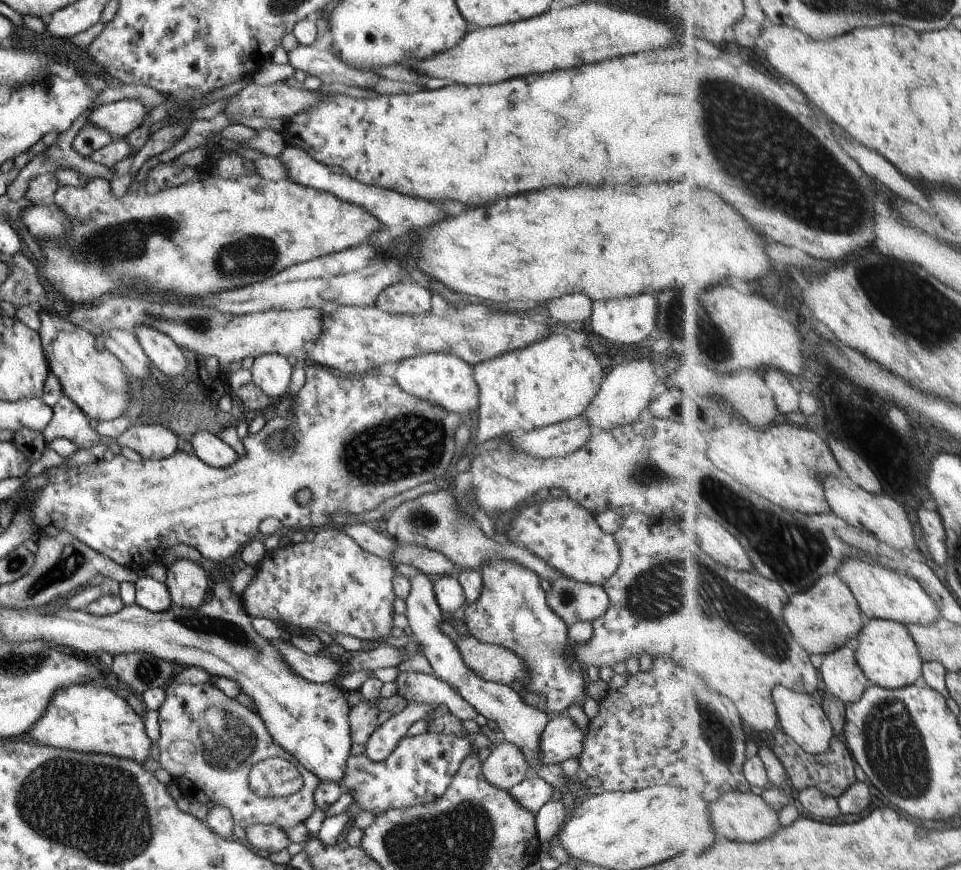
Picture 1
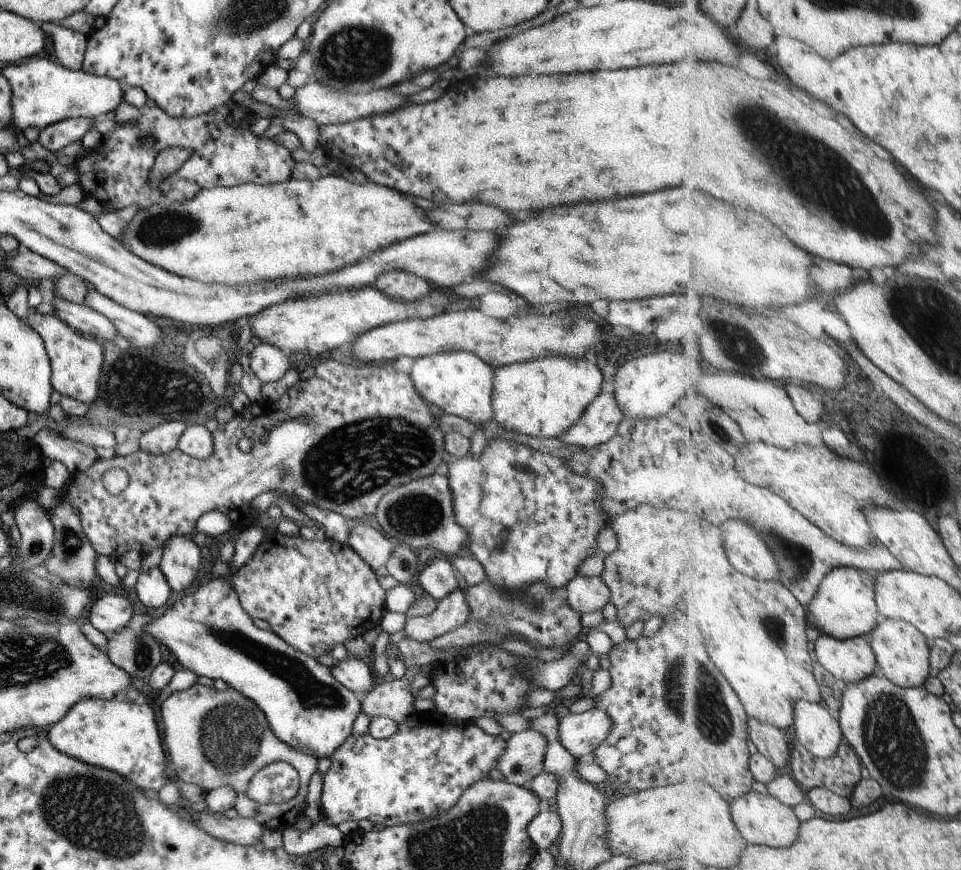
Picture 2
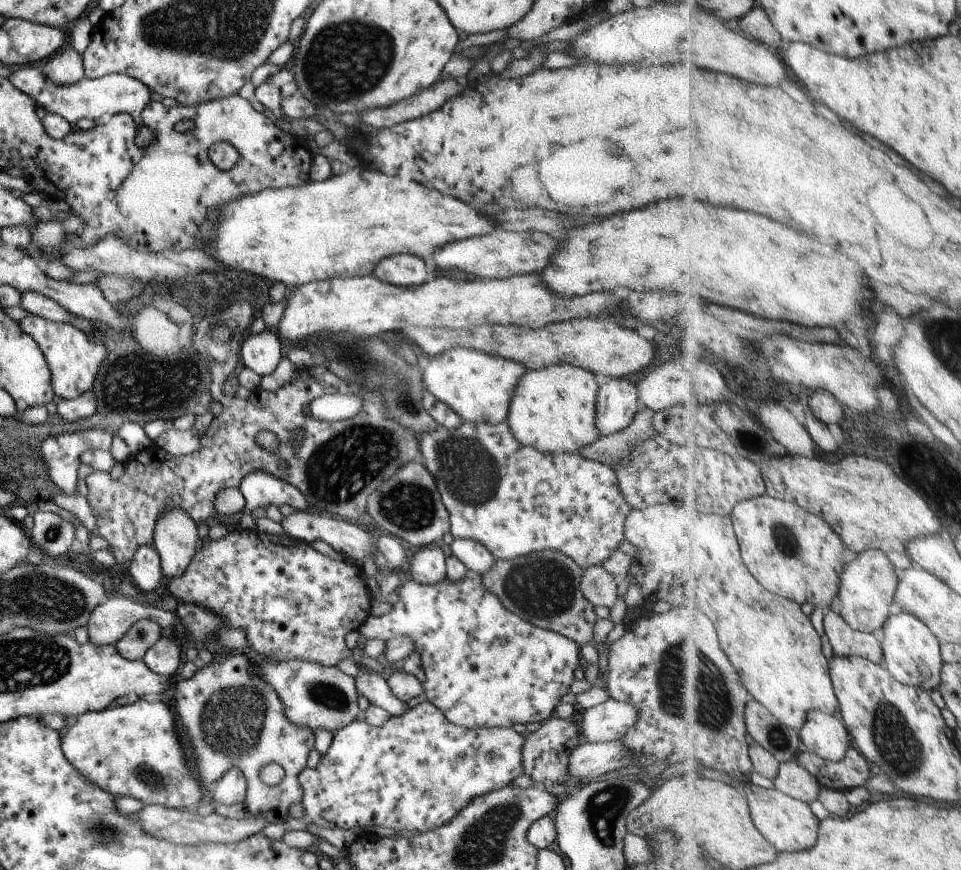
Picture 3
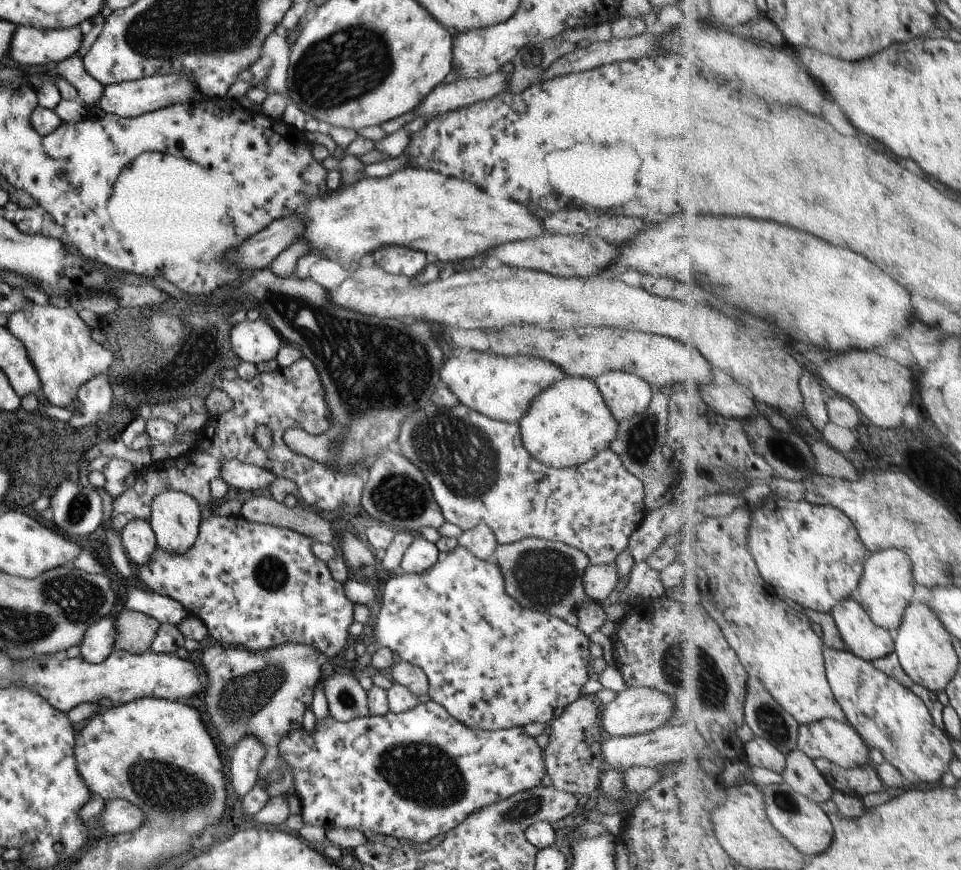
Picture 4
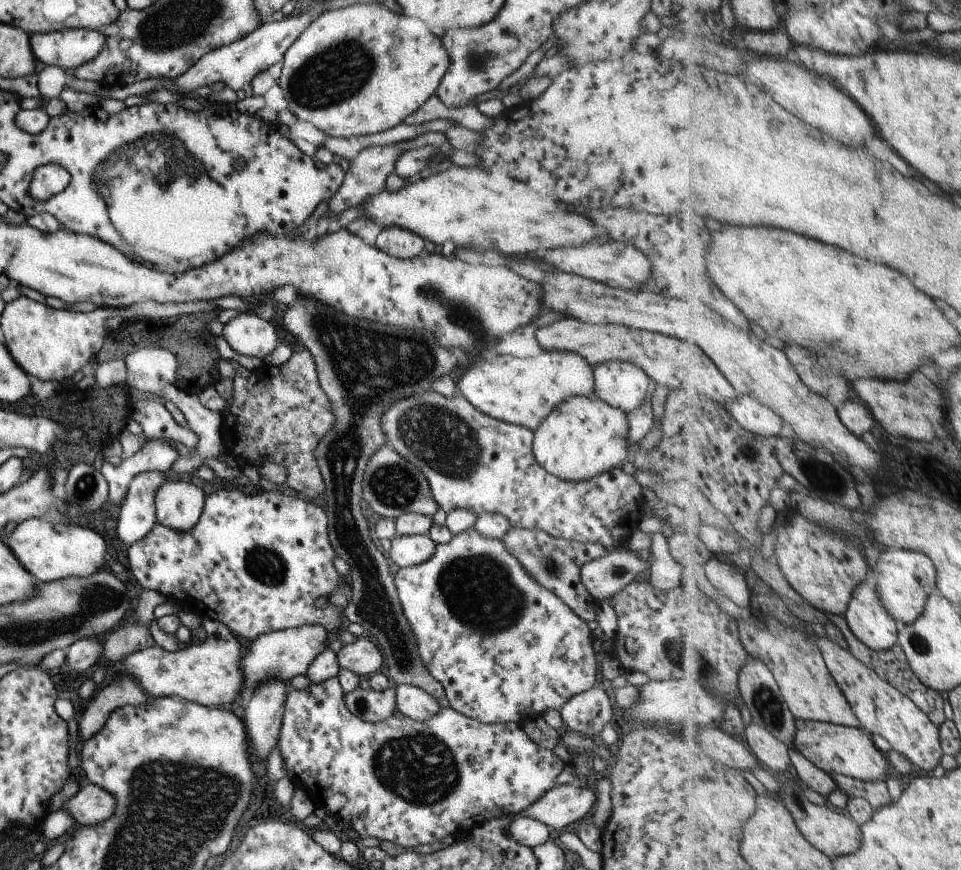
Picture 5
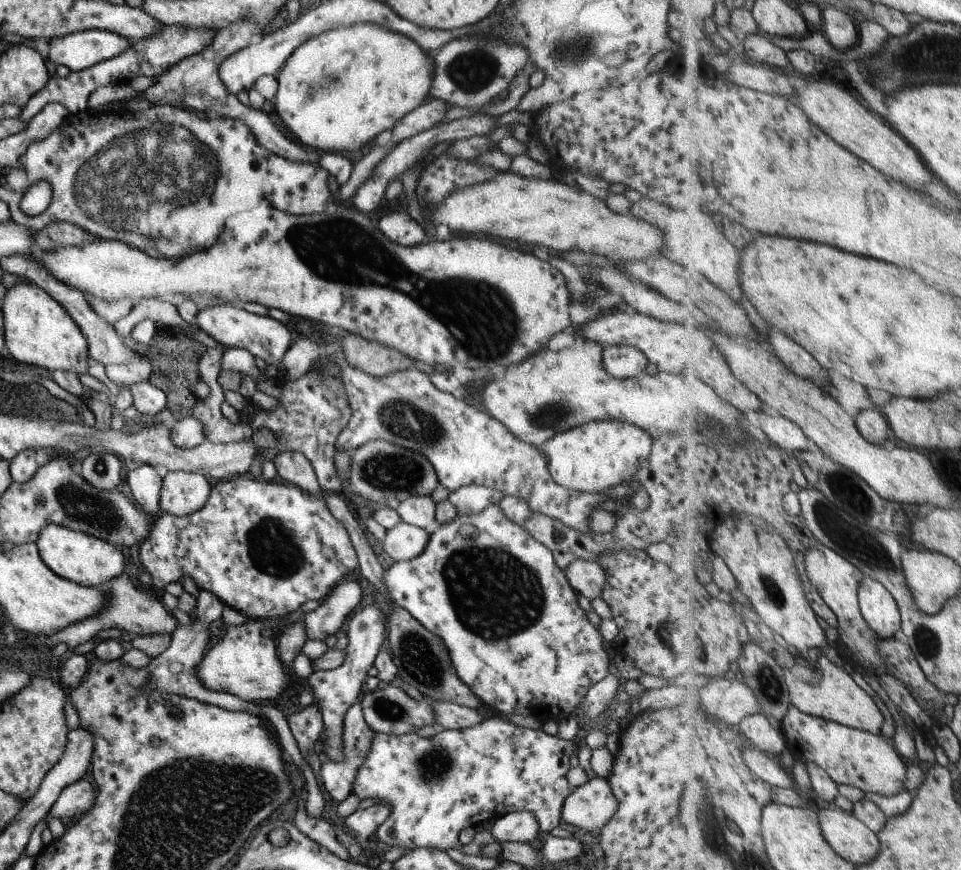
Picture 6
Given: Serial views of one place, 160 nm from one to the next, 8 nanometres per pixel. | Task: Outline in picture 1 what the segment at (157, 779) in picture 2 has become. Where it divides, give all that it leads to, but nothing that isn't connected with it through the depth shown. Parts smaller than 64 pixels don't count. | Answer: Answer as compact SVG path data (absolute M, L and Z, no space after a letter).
M93 683L56 690L42 717L28 728L24 737L58 749L111 755L143 766L149 756L154 756L153 744L143 729L144 720L125 699Z

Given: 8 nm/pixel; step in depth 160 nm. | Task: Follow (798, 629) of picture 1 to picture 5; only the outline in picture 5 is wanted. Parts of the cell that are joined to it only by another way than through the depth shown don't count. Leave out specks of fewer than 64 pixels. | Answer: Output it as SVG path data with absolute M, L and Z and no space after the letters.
M885 549L876 558L873 568L877 590L885 610L895 622L913 624L923 614L929 596L937 591L937 568L923 552L910 549Z

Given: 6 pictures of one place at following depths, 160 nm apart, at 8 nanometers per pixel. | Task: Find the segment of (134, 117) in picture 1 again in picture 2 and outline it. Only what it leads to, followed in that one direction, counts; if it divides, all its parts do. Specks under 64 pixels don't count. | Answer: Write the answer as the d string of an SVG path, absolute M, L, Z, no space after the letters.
M71 118L55 122L39 132L37 142L45 150L55 153L75 141L81 141L89 129L96 130L92 121L94 118Z

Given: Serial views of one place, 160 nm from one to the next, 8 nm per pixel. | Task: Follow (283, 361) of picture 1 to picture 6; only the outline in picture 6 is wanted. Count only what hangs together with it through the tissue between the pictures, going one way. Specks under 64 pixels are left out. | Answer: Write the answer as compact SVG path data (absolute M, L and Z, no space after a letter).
M228 302L206 309L198 309L194 322L201 331L211 336L217 343L225 347L245 349L254 357L261 358L271 372L279 367L283 353L290 347L289 332L285 329L285 325L270 317L249 313L237 304Z

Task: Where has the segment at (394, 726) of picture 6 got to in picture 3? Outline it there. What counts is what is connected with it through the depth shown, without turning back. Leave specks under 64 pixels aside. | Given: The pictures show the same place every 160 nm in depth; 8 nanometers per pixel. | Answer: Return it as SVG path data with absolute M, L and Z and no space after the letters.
M248 649L247 655L249 662L259 666L259 678L275 690L277 698L283 704L283 714L291 724L299 728L309 728L311 734L315 734L315 730L325 730L333 734L360 717L353 678L346 676L335 666L324 666L299 658L258 655Z

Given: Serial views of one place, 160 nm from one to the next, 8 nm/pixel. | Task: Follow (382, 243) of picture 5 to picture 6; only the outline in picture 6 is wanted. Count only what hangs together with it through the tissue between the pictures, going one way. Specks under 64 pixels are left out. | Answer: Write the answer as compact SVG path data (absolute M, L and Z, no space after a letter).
M405 211L391 212L381 217L377 225L381 234L391 242L403 246L415 246L423 242L423 228L413 218L409 218Z

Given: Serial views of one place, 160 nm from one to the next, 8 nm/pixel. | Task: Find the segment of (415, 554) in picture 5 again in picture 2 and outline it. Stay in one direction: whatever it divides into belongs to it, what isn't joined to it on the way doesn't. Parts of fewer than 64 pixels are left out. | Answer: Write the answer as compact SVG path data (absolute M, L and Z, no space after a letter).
M433 558L431 564L421 565L414 578L414 583L436 602L451 594L455 588L459 588L458 582L450 560L443 558Z

